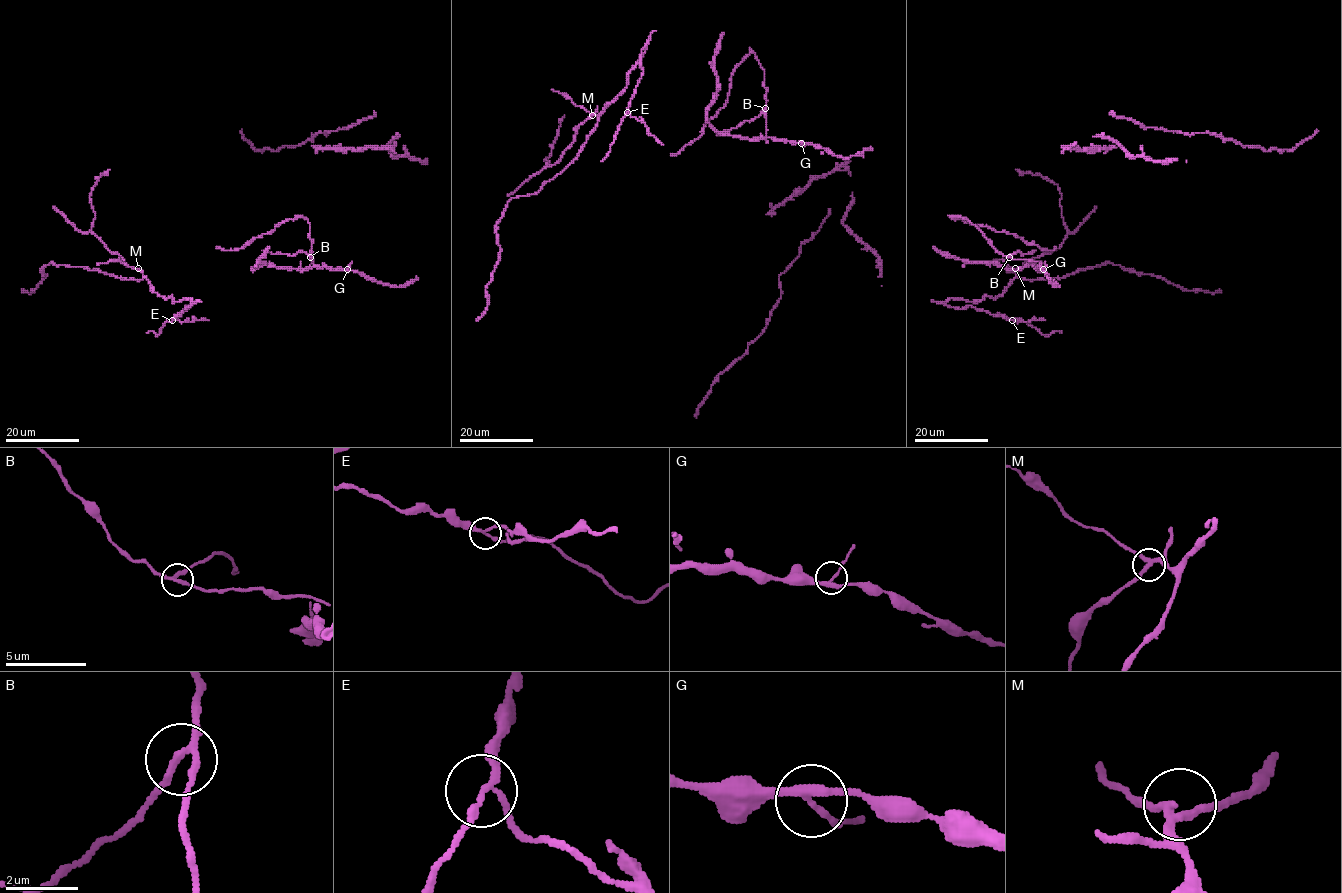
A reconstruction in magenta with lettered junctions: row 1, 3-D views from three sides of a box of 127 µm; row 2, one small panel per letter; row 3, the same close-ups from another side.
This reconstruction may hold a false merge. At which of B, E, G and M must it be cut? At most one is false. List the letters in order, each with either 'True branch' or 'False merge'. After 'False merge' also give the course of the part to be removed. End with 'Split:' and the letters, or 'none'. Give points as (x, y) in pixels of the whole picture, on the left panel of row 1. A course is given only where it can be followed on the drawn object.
B: True branch
E: False merge. Course of the part to remove: (172, 320), (164, 323), (159, 334), (146, 333)
G: True branch
M: True branch
Split: E

